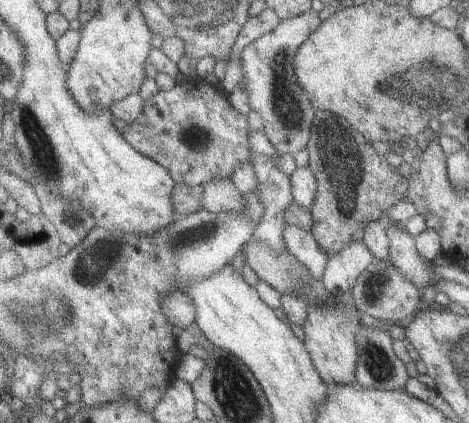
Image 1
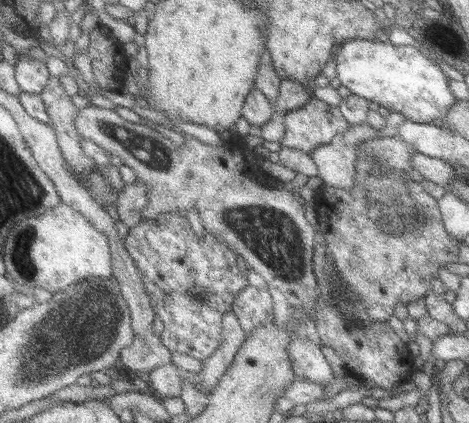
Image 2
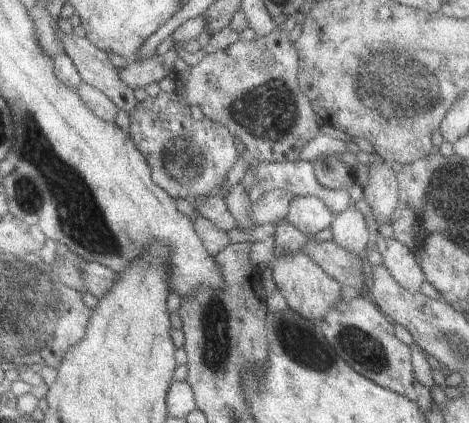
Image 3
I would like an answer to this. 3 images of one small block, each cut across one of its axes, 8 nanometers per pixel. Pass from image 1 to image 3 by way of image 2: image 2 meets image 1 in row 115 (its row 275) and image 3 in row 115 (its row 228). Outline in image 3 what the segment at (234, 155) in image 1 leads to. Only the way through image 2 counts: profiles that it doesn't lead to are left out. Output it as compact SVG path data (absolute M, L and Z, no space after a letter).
M159 92L157 98L139 102L131 116L131 138L139 144L139 150L149 158L153 166L155 182L169 190L175 198L195 202L197 198L219 192L239 162L239 150L233 142L235 134L223 122L213 118L195 120L191 106L183 96L175 92Z

